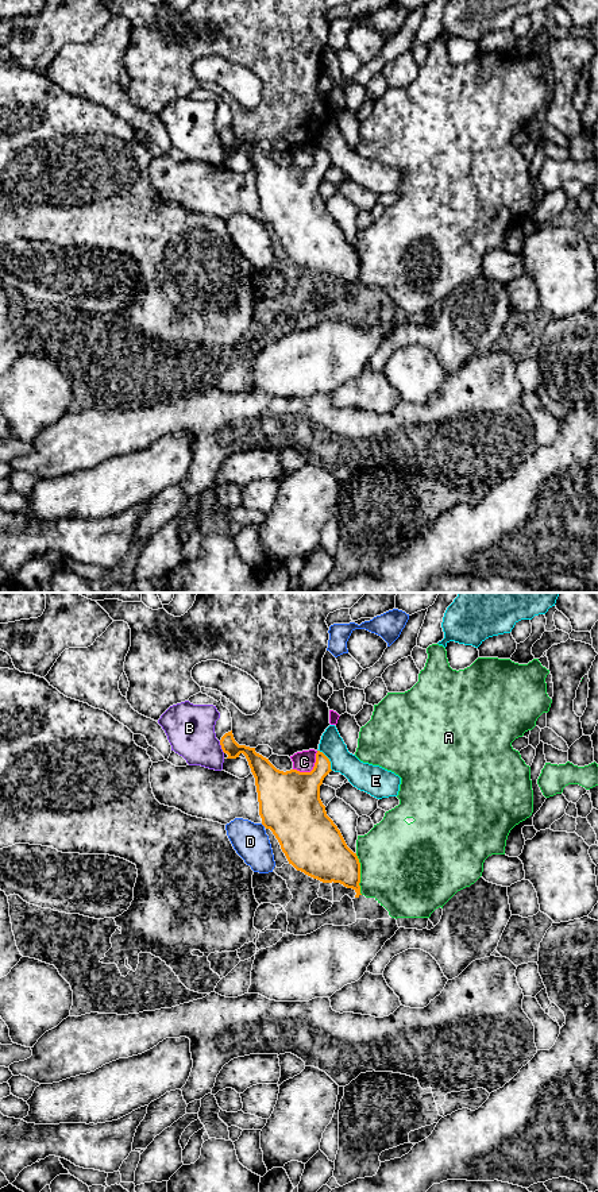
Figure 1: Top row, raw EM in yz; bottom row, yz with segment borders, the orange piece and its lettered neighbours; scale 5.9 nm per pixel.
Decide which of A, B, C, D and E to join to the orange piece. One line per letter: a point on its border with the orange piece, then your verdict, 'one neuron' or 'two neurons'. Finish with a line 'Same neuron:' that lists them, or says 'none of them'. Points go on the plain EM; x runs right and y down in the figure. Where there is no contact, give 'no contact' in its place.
A: contact yz (359, 269); two neurons
B: contact yz (222, 142); two neurons
C: contact yz (312, 165); two neurons
D: contact yz (263, 220); two neurons
E: contact yz (328, 154); two neurons
Same neuron: none of them

